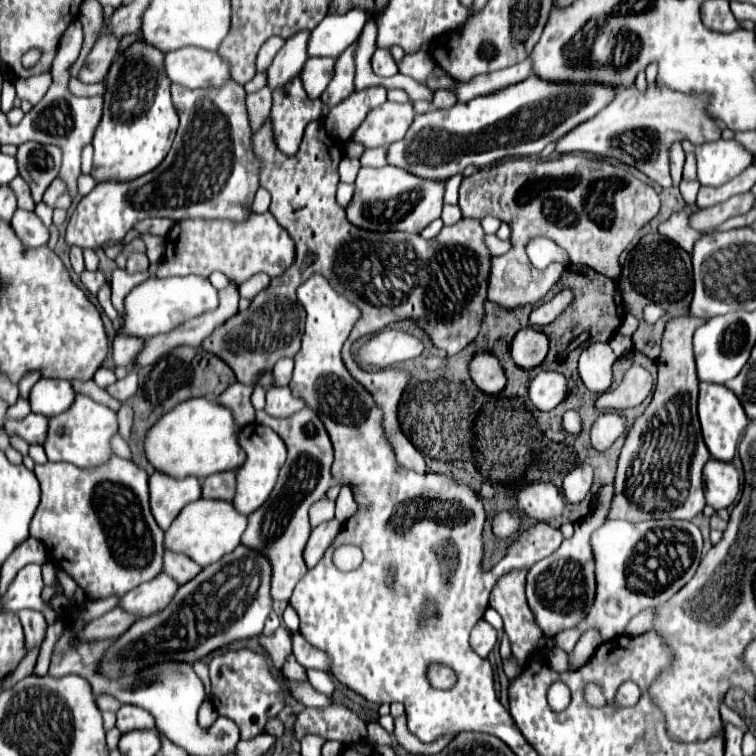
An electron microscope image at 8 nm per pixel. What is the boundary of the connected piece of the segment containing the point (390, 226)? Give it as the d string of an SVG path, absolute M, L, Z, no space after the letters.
M362 167L354 181L354 197L346 207L348 219L372 231L414 231L420 233L442 213L442 195L446 181L432 181L412 175L400 167Z

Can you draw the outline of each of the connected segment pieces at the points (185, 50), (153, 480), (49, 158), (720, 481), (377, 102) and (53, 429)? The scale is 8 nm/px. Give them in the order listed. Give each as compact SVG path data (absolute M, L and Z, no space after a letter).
M182 47L164 55L164 71L170 83L182 87L208 87L222 85L230 79L230 69L216 53L196 47Z
M156 471L150 477L148 487L150 487L150 509L162 531L170 527L170 523L176 519L182 507L200 499L200 479L198 477L174 479L174 477L168 477Z
M30 141L18 147L16 159L18 159L18 171L28 181L34 201L40 203L52 179L58 177L62 151L56 145L42 145Z
M710 459L704 467L704 485L706 503L716 511L724 509L734 503L740 491L738 471L732 467L732 463Z
M368 87L362 91L354 91L340 105L330 109L326 117L328 133L340 141L348 141L354 129L364 121L366 113L374 107L380 107L384 101L386 101L384 87Z
M76 393L72 407L60 415L54 415L48 421L48 435L42 447L48 455L48 461L66 461L76 467L92 467L92 465L100 465L108 461L112 453L110 437L116 431L118 431L118 421L112 409L96 403L88 395Z

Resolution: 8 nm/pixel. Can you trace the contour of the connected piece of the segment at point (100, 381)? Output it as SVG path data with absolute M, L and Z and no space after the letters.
M100 367L96 373L94 373L94 381L98 387L108 387L110 383L114 383L117 380L116 375L112 369L108 367Z

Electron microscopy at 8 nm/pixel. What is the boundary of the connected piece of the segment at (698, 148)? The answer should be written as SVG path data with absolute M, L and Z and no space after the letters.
M718 139L702 145L692 145L692 151L698 161L700 185L724 185L752 163L752 153L734 139Z

